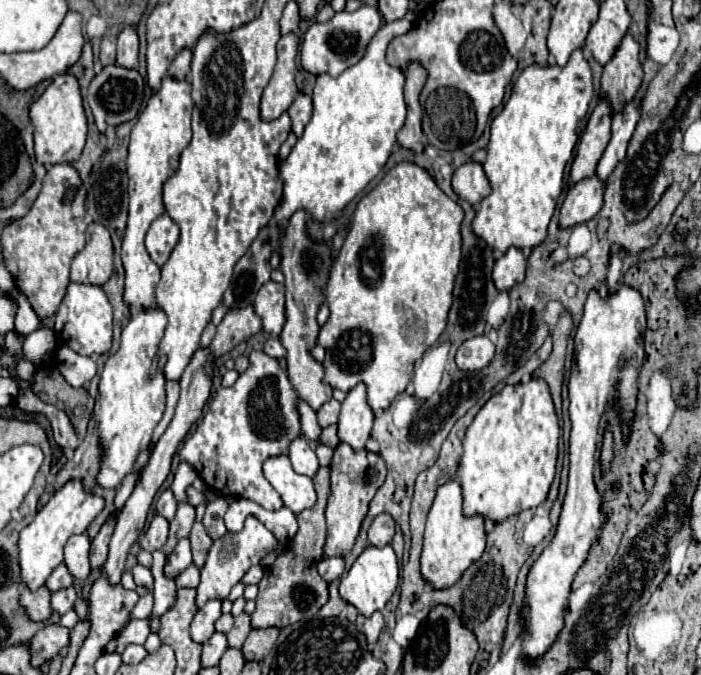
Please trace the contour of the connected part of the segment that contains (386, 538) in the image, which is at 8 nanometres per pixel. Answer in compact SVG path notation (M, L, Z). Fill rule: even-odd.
M381 513L373 519L371 527L369 527L369 541L375 547L383 547L387 543L391 543L395 535L395 521L389 513Z

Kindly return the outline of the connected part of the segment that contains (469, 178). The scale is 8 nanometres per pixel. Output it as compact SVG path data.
M467 161L453 173L453 189L461 199L471 203L473 207L477 207L481 199L491 193L491 185L485 177L485 171L481 163L475 161Z

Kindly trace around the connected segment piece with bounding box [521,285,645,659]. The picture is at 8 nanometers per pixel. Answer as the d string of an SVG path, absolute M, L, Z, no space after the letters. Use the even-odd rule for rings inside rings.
M621 285L615 293L609 293L607 297L601 297L599 291L591 291L585 303L585 313L583 319L577 327L575 333L575 363L571 369L571 377L569 377L569 417L571 417L571 437L569 437L569 459L571 459L571 467L569 467L569 483L567 483L567 495L563 501L563 509L559 515L559 525L555 531L553 541L543 549L543 553L539 555L539 559L535 561L535 565L529 571L527 577L527 597L525 597L525 605L527 605L527 615L525 615L525 625L529 627L523 639L523 655L527 655L529 659L535 659L539 655L543 655L551 643L555 641L555 637L559 635L561 627L563 627L563 617L565 617L565 607L571 595L571 583L575 573L579 571L579 567L585 563L587 553L591 549L591 545L595 543L605 517L601 513L601 495L595 489L595 481L593 481L593 467L595 467L595 435L599 429L599 417L603 415L605 407L609 405L609 399L617 401L617 405L621 407L621 419L625 423L623 433L627 435L627 423L633 417L633 407L635 407L635 397L637 397L637 373L641 367L641 359L643 359L643 331L645 331L645 305L643 305L643 297L635 287L629 285Z

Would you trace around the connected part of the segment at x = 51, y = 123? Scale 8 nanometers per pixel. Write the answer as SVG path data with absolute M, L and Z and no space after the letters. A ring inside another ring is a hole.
M63 73L53 77L45 93L31 105L29 117L35 127L35 157L39 163L57 165L73 163L79 159L87 137L87 119L79 93L79 83L73 75Z

